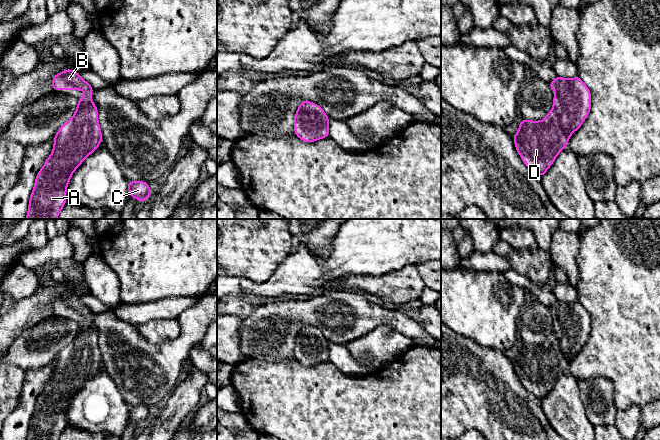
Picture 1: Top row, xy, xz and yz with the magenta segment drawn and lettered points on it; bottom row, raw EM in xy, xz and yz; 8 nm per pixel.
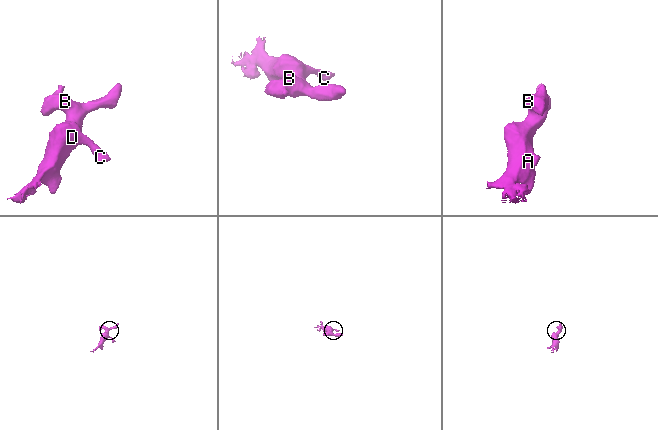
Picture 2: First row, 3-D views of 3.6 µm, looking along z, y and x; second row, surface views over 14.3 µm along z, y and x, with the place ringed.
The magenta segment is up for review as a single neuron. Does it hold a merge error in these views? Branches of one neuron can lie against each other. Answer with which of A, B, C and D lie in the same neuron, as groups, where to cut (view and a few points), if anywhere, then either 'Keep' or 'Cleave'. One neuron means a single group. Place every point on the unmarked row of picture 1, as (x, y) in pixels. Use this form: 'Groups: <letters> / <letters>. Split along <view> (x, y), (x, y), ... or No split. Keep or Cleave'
Groups: A B C D. No split. Keep

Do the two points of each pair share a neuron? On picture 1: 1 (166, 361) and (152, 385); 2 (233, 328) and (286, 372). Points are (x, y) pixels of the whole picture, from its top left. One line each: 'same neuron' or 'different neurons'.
1: same neuron
2: different neurons

